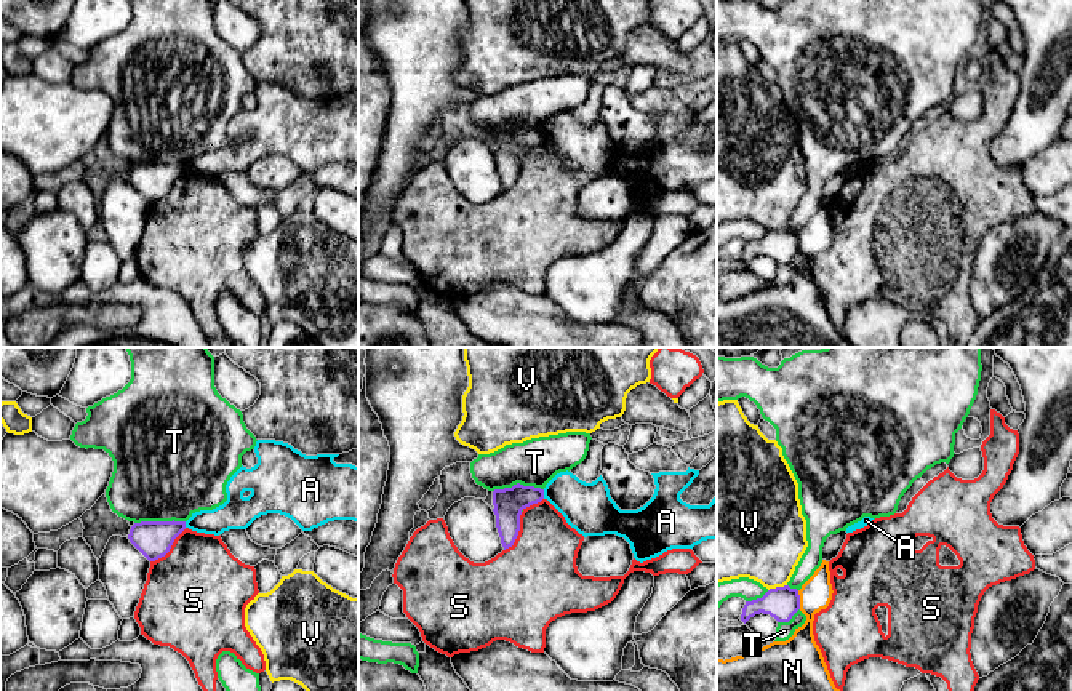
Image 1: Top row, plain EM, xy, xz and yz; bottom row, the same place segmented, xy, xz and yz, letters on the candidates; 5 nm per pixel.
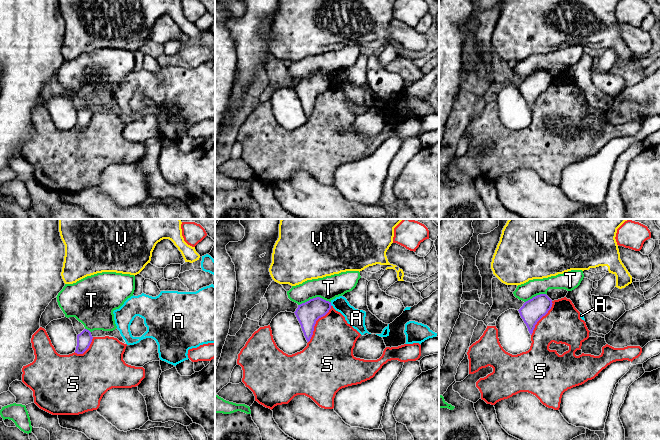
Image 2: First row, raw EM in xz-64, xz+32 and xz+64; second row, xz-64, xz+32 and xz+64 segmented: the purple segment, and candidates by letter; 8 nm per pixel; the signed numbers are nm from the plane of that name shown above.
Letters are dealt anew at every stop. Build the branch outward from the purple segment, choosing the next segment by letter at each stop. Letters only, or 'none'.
none

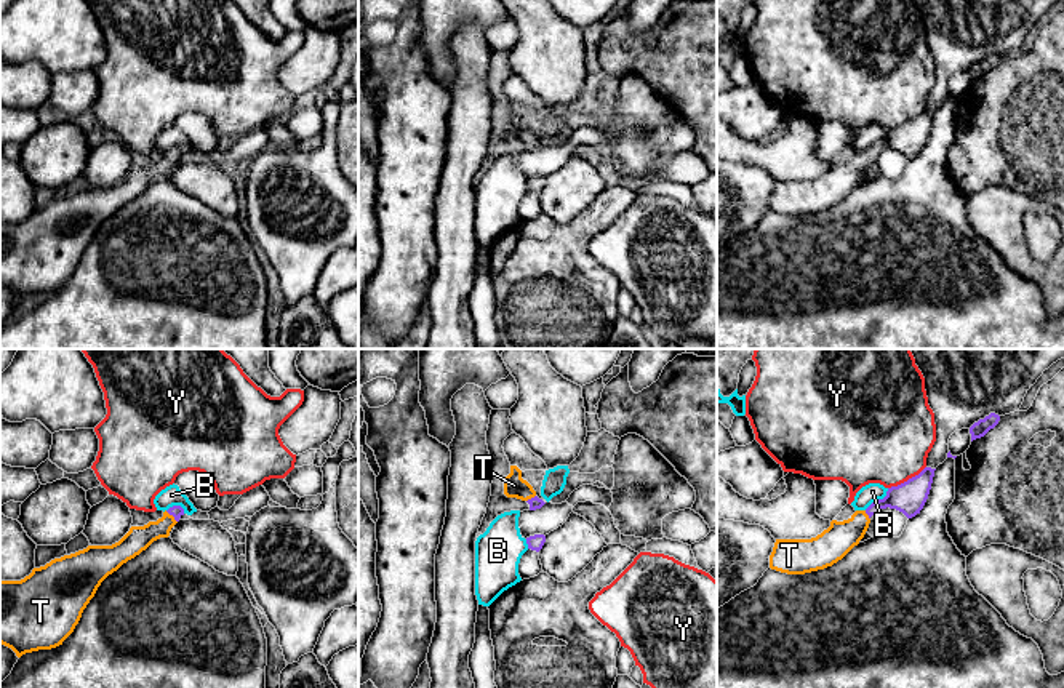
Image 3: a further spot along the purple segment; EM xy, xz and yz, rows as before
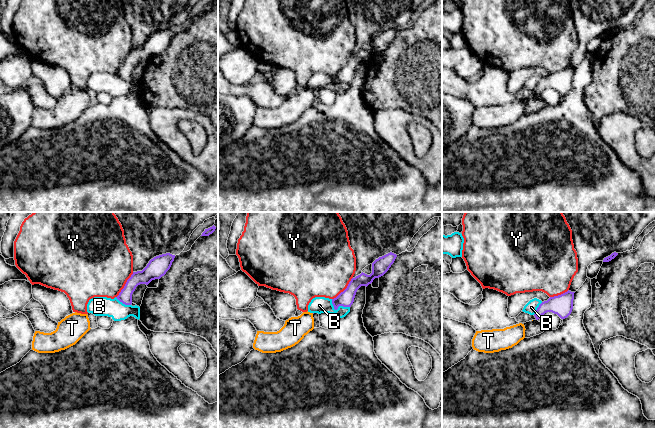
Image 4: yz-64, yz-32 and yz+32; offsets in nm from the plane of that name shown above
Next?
T

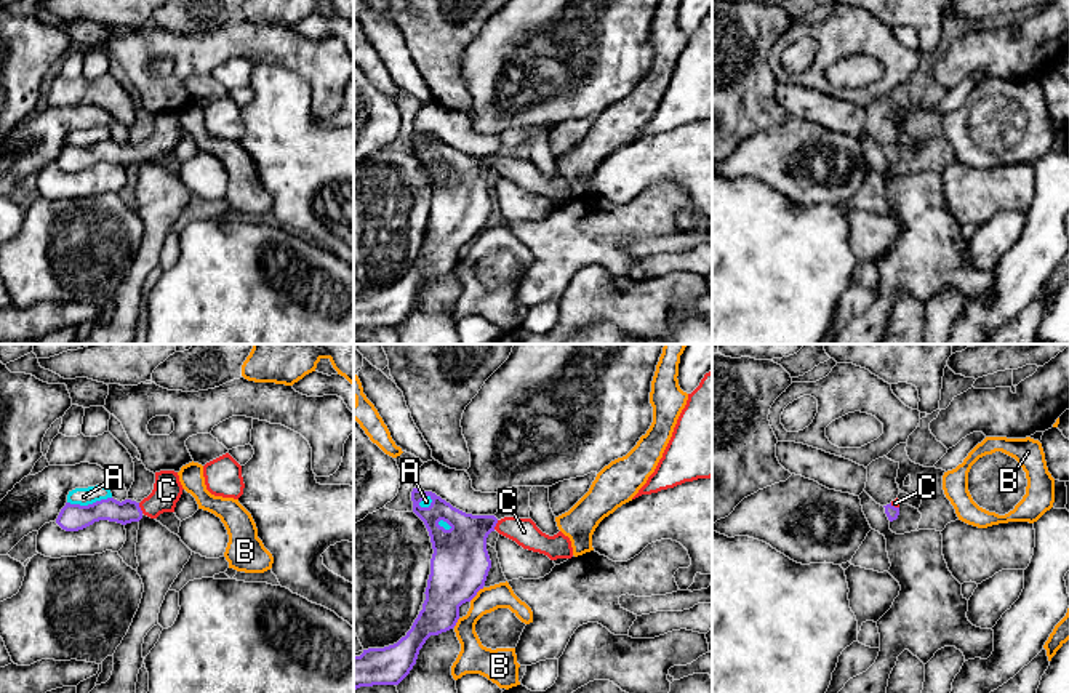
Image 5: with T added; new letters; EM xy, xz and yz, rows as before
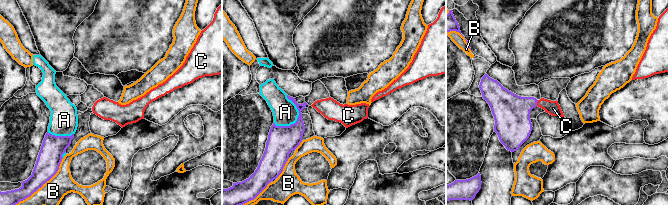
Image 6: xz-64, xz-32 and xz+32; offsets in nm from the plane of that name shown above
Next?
C

